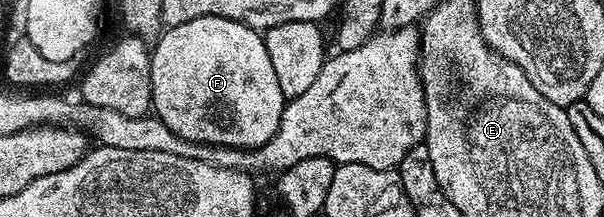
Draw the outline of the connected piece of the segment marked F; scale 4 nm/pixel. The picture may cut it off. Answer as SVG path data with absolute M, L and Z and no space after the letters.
M195 17L195 21L187 21L183 25L165 27L161 38L151 47L151 89L153 90L153 111L158 119L163 120L167 129L171 129L179 137L190 139L196 143L207 143L214 147L261 147L279 129L279 121L283 117L286 97L283 89L279 89L279 81L275 78L275 68L271 66L271 57L267 57L267 45L262 32L251 29L239 21L227 21L227 17Z

